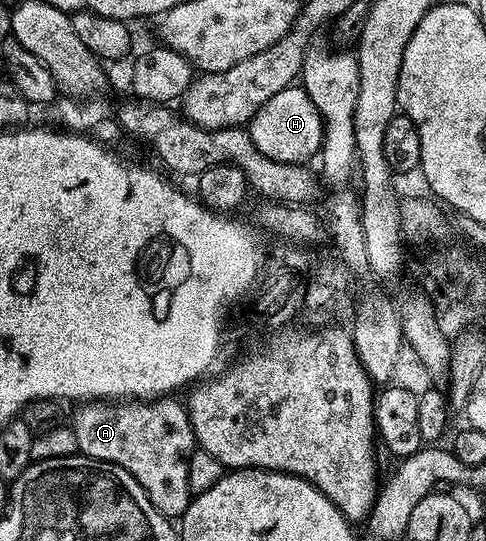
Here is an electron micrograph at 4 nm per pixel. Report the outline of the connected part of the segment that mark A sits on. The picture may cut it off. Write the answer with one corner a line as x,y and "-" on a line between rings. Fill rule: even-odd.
173,396
154,398
152,400
98,400
76,407
77,415
71,421
71,429
75,432
80,453
87,458
103,460
107,464
115,464
131,476
147,492
151,504
155,504
163,517
170,520
180,519
189,506
191,495
187,484
187,466
195,449
193,425
189,419
189,411
184,401
176,402

